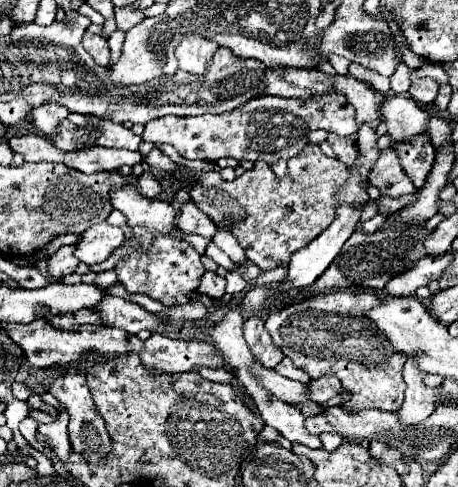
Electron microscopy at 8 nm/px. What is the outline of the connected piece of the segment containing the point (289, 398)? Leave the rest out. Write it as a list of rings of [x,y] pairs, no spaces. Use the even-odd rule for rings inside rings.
[[[260,362],[254,364],[254,374],[258,374],[258,382],[262,382],[262,386],[266,386],[266,388],[268,388],[278,400],[282,400],[282,402],[300,404],[300,402],[310,400],[310,398],[308,398],[308,392],[310,392],[308,384],[288,380],[288,378],[276,374],[274,370],[264,368]]]

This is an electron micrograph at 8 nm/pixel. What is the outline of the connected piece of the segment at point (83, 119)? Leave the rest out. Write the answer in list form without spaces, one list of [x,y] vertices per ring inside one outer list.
[[[70,112],[68,120],[74,122],[74,126],[92,126],[92,130],[98,130],[100,136],[94,140],[96,146],[104,148],[126,148],[126,150],[138,150],[138,144],[142,142],[140,136],[134,136],[128,128],[122,124],[114,124],[110,120],[90,116],[90,114],[76,114]]]

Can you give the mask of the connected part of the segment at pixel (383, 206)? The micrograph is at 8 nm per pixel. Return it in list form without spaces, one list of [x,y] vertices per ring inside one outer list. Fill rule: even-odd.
[[[416,192],[414,194],[408,194],[408,196],[402,196],[402,198],[386,198],[386,196],[380,196],[378,198],[378,212],[390,216],[390,214],[402,210],[408,202],[412,204],[414,200],[416,200]]]

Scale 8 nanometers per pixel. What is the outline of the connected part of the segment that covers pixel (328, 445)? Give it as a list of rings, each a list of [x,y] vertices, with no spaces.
[[[324,433],[320,435],[320,439],[323,448],[328,452],[332,452],[342,444],[344,437],[341,434]]]

